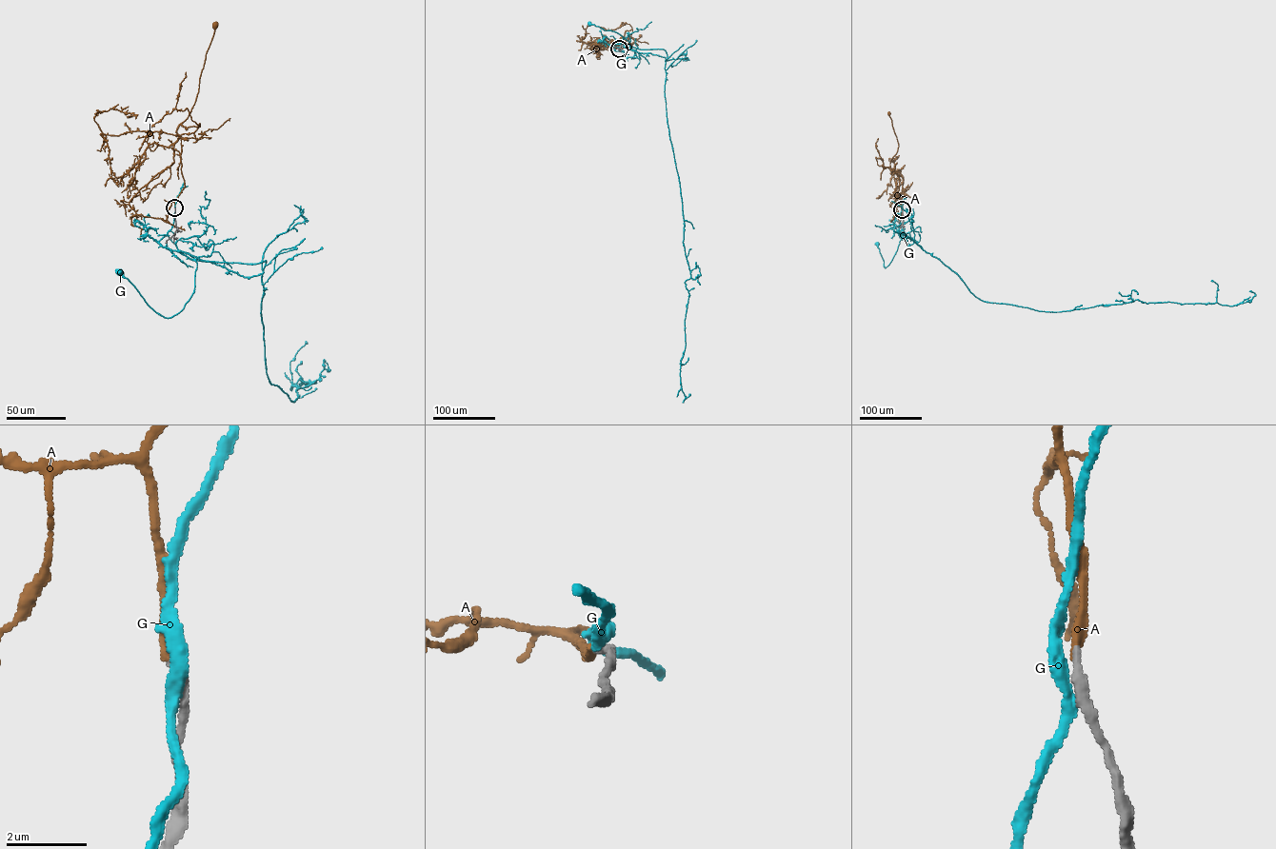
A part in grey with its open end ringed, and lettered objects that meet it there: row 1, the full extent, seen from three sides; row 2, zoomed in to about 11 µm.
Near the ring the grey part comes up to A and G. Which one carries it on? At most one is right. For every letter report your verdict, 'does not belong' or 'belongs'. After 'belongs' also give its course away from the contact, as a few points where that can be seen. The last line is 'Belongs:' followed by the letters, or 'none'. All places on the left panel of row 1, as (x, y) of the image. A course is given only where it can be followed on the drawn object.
A: belongs; course (174, 207), (174, 201), (185, 187), (179, 152), (174, 149), (180, 137), (176, 129), (195, 101), (214, 24)
G: does not belong
Belongs: A

